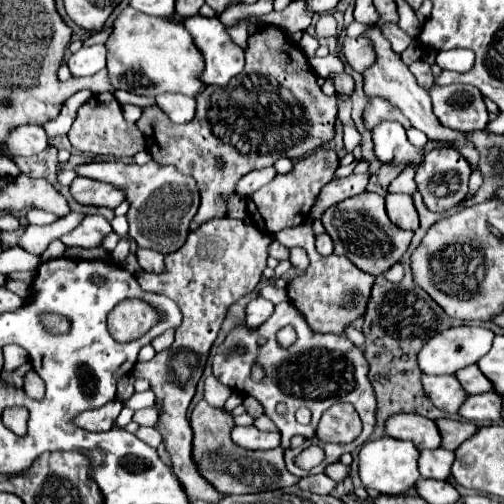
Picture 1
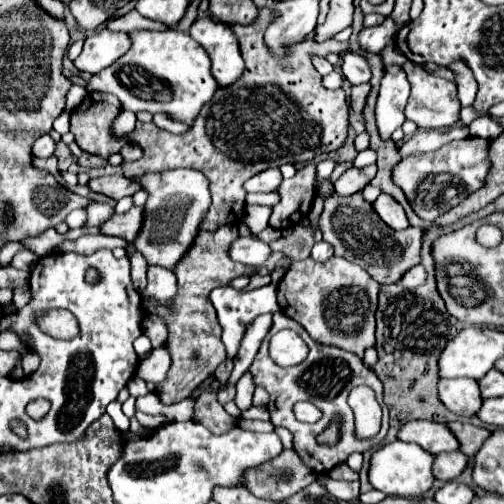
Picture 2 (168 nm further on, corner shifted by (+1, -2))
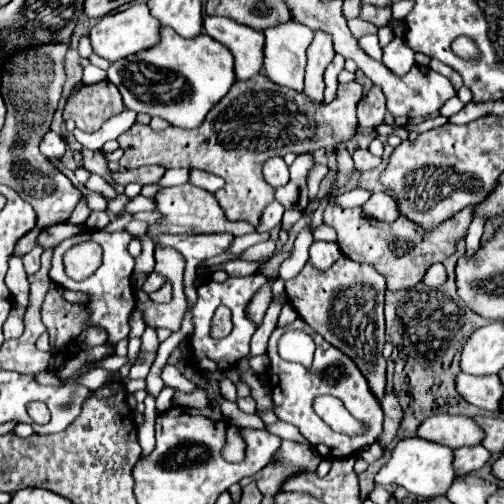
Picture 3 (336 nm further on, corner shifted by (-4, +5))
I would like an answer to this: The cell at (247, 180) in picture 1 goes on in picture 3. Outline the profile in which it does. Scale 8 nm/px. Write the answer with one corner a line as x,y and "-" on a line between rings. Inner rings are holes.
279,156
269,158
269,160
265,162
263,176
265,176
267,184
271,184
273,188
285,186
285,184
289,182
289,170
287,170
287,164
283,162
283,158
279,158

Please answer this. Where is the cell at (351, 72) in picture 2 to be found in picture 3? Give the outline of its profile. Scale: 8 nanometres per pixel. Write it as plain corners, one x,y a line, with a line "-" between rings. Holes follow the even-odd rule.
377,34
359,38
359,44
361,44
361,48
363,48
371,58
381,60
381,46
379,46
379,40
377,40

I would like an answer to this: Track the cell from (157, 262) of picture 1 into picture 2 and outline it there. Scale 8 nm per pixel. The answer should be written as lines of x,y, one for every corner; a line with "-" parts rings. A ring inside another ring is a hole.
150,265
148,267
148,285
142,295
168,303
174,297
174,293
176,293
176,275
172,271
168,271
166,267

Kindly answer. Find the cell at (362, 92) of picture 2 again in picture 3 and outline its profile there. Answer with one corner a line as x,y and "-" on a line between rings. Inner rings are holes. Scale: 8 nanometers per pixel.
373,86
373,90
369,90
369,94
359,102
357,116
359,116
359,126
361,128
375,128
383,122
385,94
381,92
381,88

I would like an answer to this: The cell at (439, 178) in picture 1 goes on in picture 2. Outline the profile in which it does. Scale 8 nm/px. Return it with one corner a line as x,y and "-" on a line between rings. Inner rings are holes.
466,137
462,141
452,141
438,151
402,159
394,167
394,183
404,189
412,209
420,219
434,221
442,213
456,207
464,197
484,185
488,173
488,145
490,141
478,137

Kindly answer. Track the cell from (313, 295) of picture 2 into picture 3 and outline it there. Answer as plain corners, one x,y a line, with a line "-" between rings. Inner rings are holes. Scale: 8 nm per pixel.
341,256
329,270
321,272
311,264
305,264
303,270
285,282
287,298
299,312
299,316
329,344
339,348
349,356
365,380
369,380
369,390
381,402
385,396
385,368
387,360
383,358
385,346
385,320
383,320
383,296
385,296
385,278
381,278
375,268
369,264
359,264

